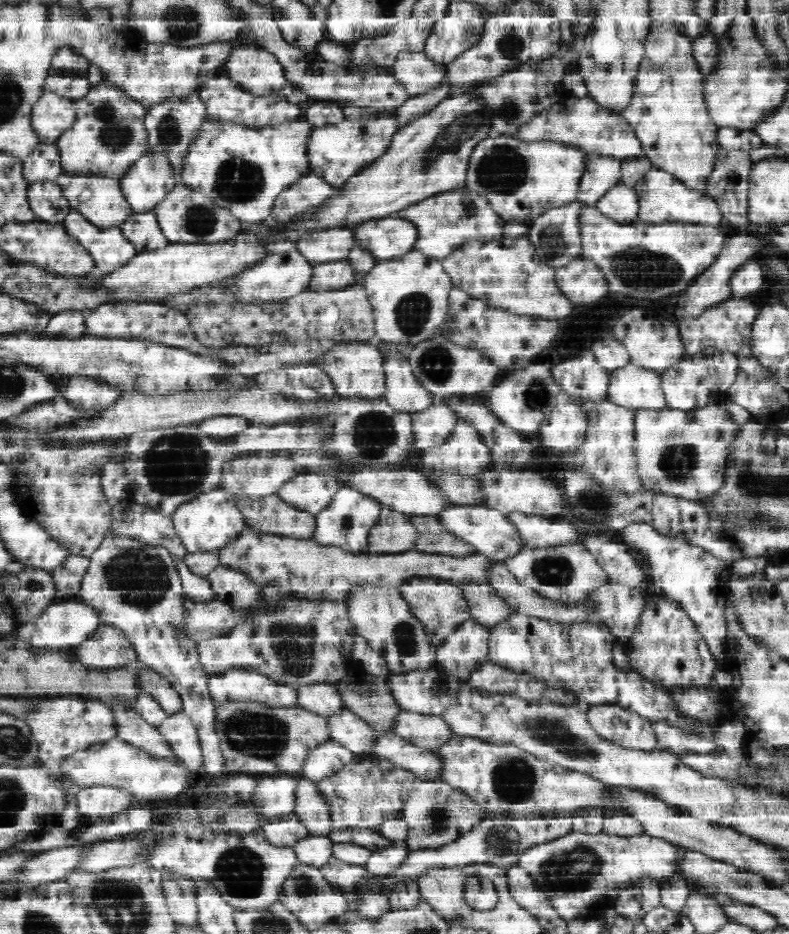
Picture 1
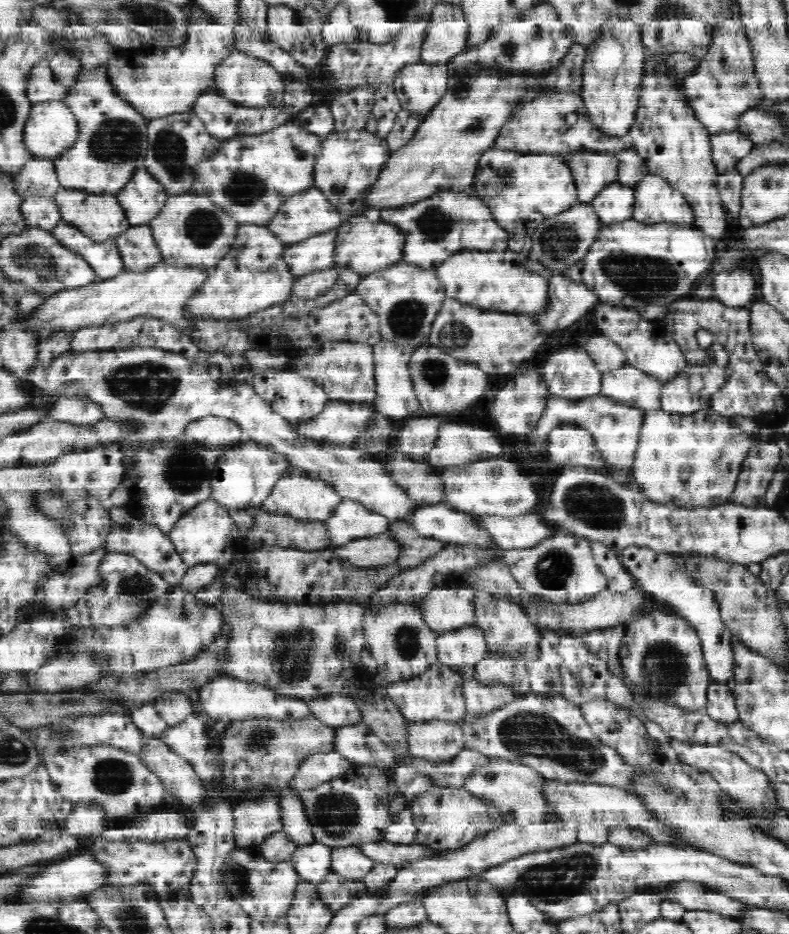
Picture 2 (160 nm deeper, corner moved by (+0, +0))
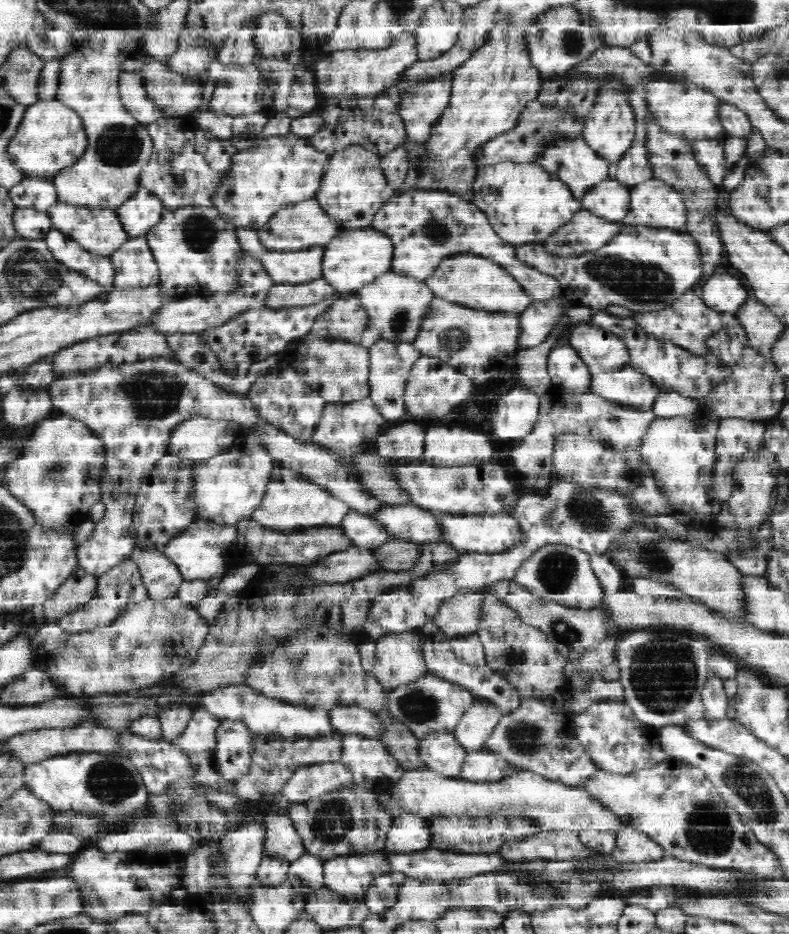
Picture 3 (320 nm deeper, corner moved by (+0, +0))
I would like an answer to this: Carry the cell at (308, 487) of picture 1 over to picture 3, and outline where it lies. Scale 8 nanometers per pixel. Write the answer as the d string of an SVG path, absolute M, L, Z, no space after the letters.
M279 463L274 468L271 474L270 482L267 486L262 502L256 507L251 520L256 521L262 527L267 527L274 531L296 531L304 530L313 527L339 527L343 522L345 515L350 512L350 506L345 502L342 502L339 498L336 498L330 491L320 485L310 481L304 474L292 470L292 468L278 468Z

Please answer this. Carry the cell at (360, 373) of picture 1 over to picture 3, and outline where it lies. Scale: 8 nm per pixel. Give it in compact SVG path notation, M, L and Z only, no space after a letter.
M310 337L302 342L297 341L296 356L292 366L302 370L306 384L320 392L320 396L328 403L354 402L368 397L369 386L369 349L350 341L338 339L321 339Z

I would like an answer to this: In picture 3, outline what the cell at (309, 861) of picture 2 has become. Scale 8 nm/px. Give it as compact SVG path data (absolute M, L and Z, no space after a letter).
M305 852L289 864L287 882L302 896L314 894L323 887L324 863L324 860Z

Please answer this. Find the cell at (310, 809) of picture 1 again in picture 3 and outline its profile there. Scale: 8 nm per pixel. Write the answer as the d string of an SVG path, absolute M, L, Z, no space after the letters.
M268 814L264 818L264 854L279 855L288 862L294 862L305 853L303 839L295 829L288 814Z

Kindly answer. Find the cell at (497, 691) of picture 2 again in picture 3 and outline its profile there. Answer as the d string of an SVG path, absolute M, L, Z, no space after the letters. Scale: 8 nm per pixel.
M476 697L452 733L467 753L480 750L485 747L484 742L492 734L503 713L505 711L497 704Z

